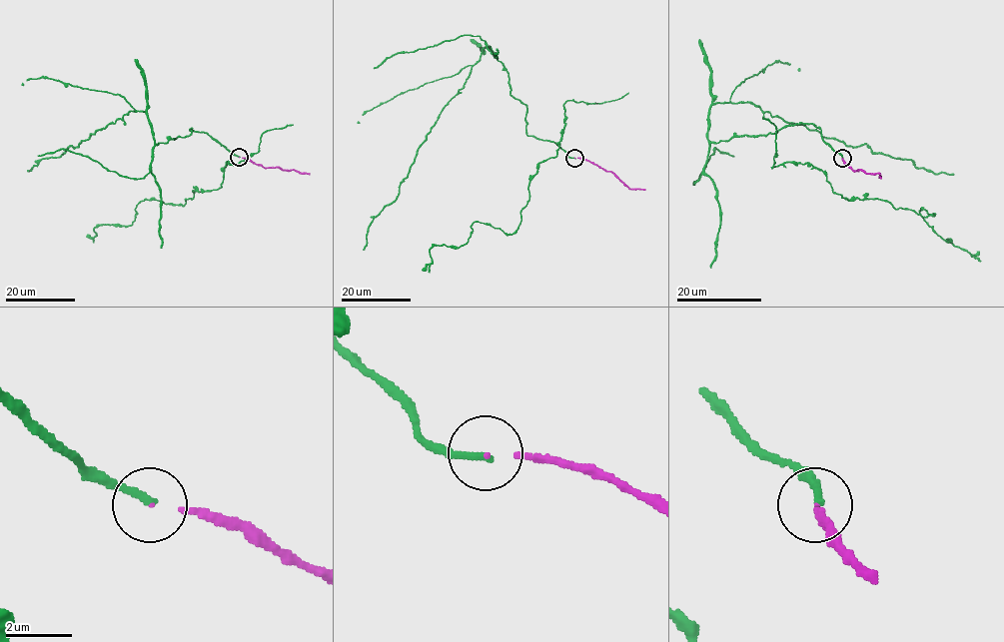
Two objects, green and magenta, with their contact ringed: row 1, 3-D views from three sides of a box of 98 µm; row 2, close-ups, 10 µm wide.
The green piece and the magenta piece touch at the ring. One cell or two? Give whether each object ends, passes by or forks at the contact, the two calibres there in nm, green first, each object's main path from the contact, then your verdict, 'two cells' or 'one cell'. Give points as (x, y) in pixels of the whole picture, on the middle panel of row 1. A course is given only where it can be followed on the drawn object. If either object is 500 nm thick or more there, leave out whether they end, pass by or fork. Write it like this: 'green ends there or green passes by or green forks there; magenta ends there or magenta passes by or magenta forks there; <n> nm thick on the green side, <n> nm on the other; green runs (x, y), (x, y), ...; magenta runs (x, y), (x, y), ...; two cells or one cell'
green ends there; magenta ends there; 240 nm thick on the green side, 40 nm on the other; green runs (574, 158), (526, 134), (526, 107), (488, 47), (419, 148), (398, 197), (373, 219), (363, 250); magenta runs (574, 158), (586, 160), (613, 173), (630, 189), (645, 190); one cell

